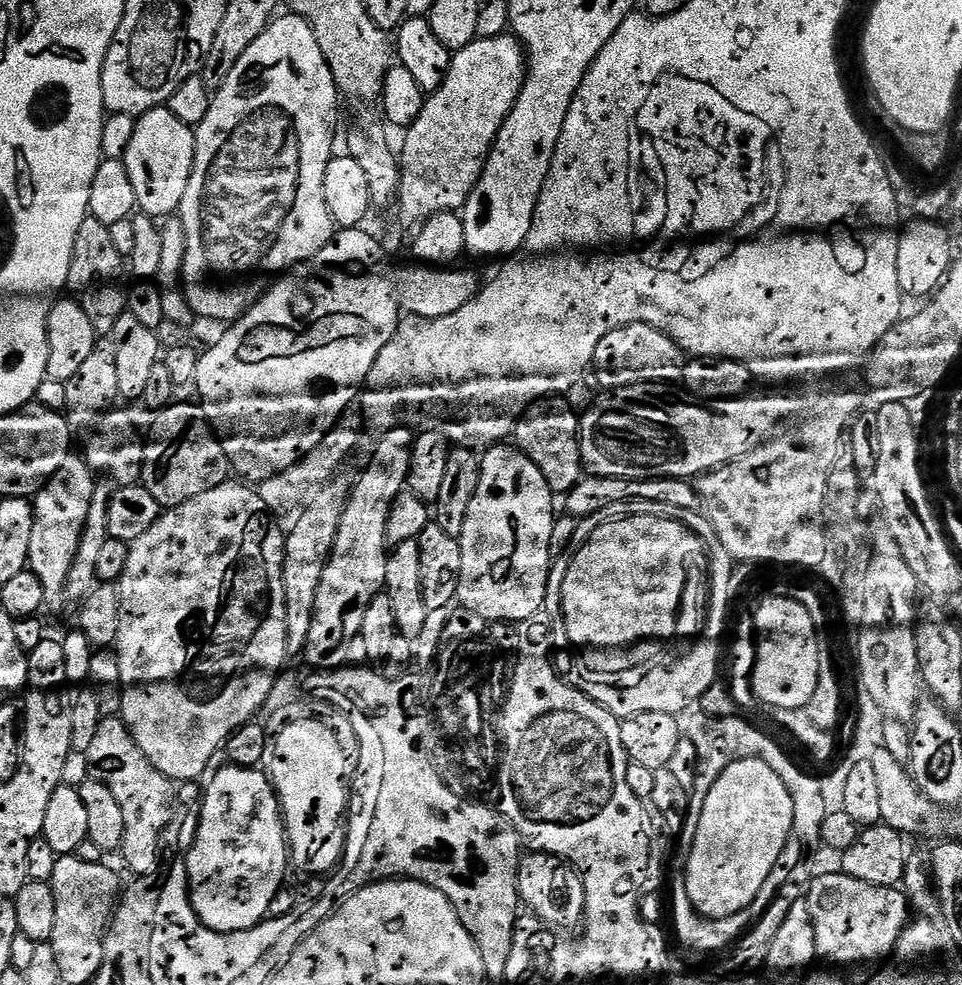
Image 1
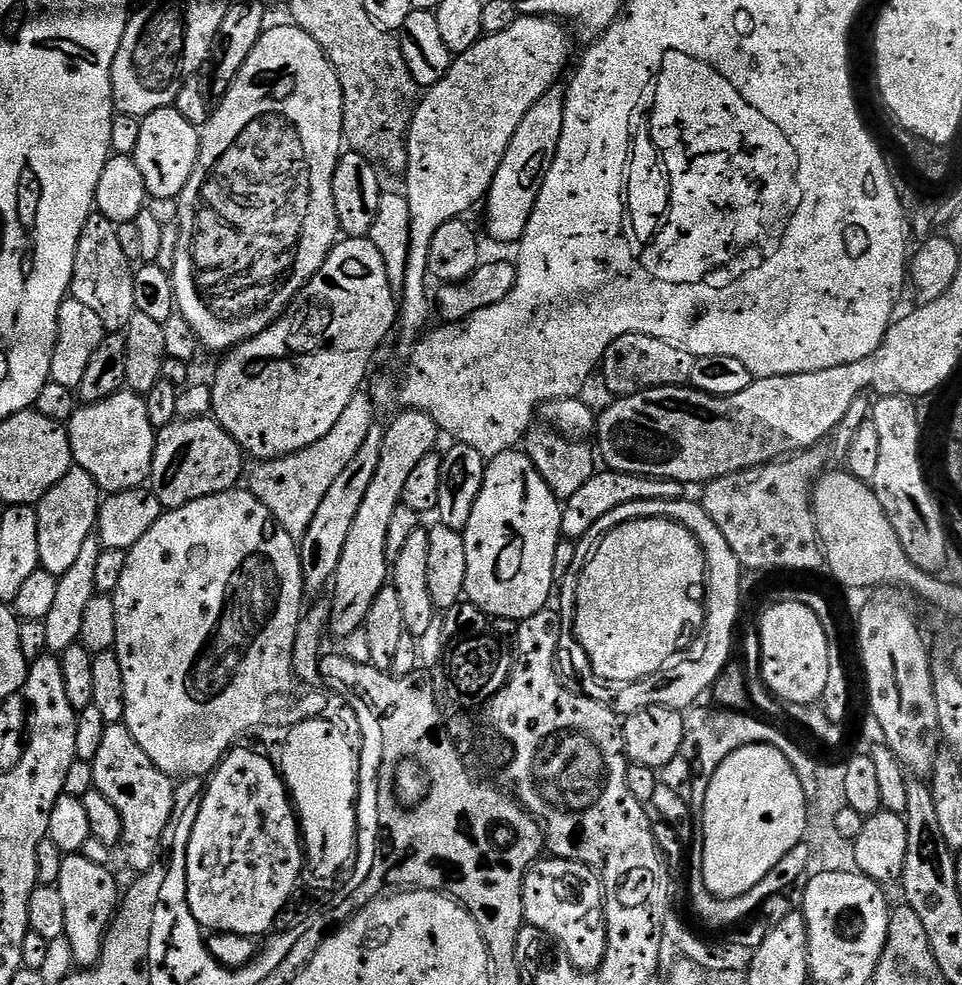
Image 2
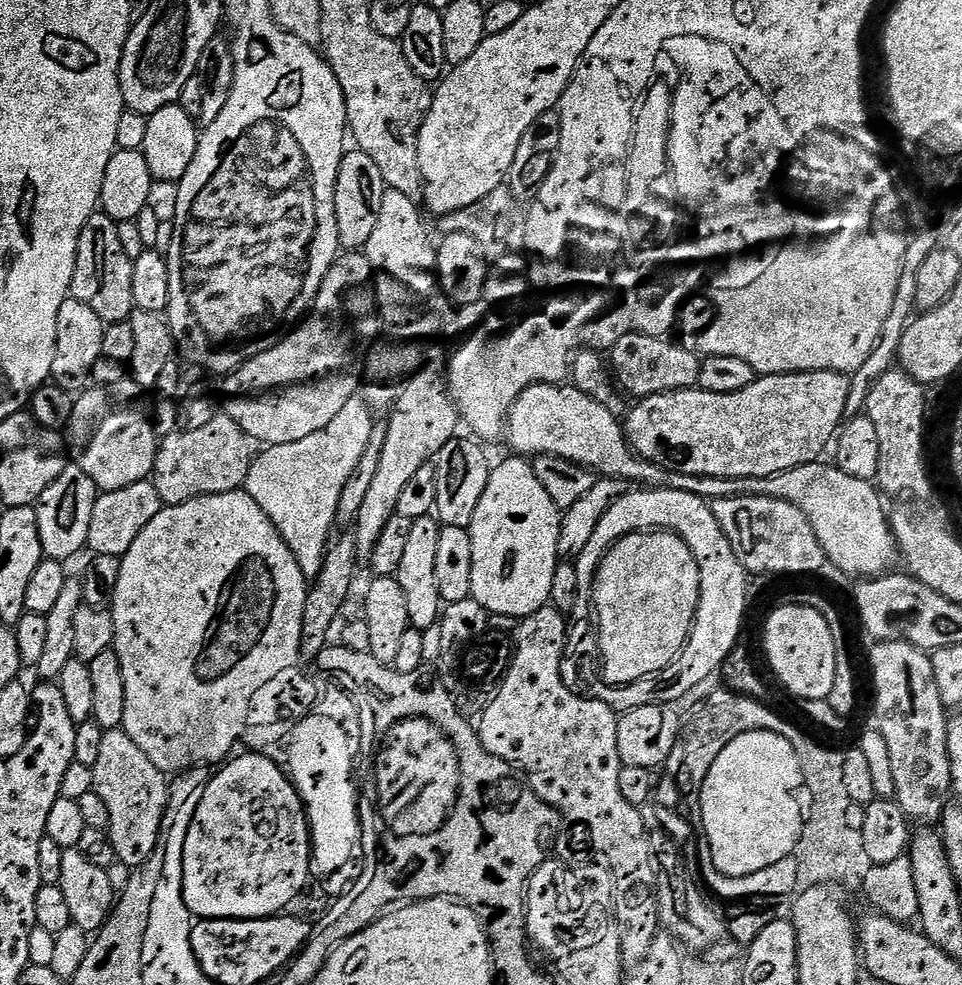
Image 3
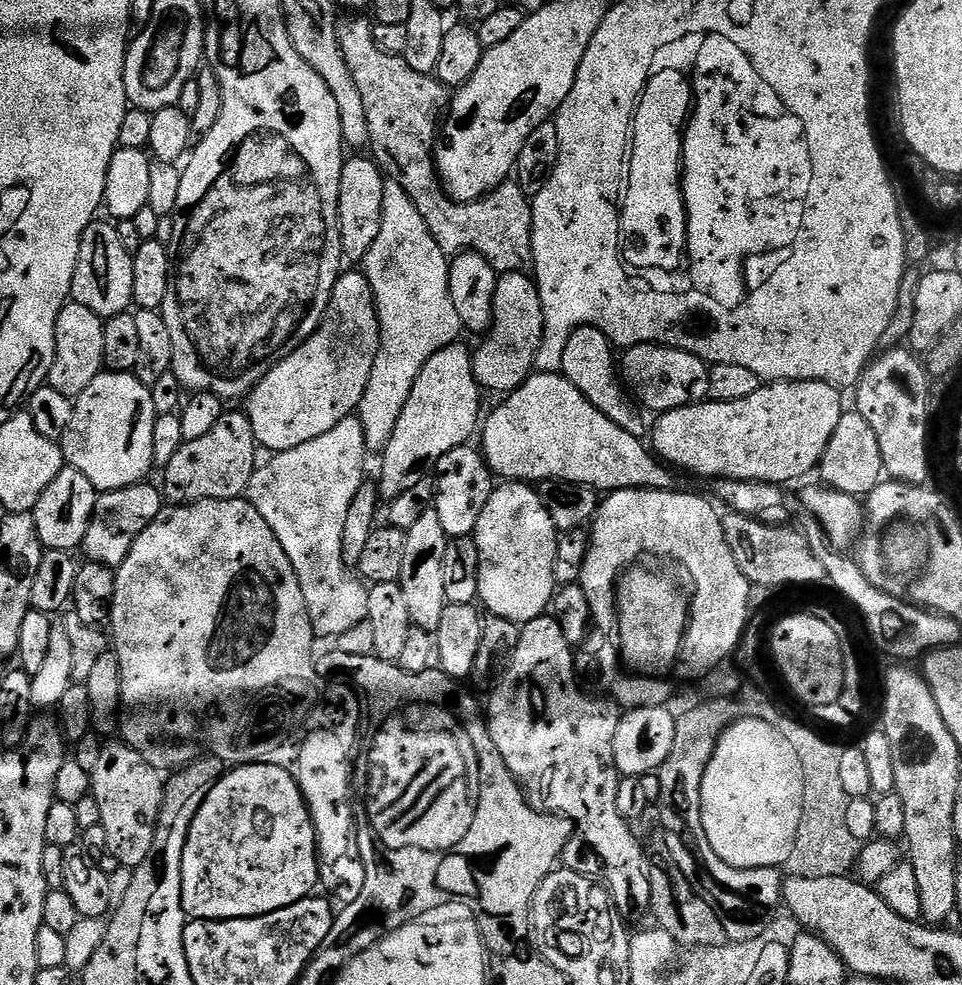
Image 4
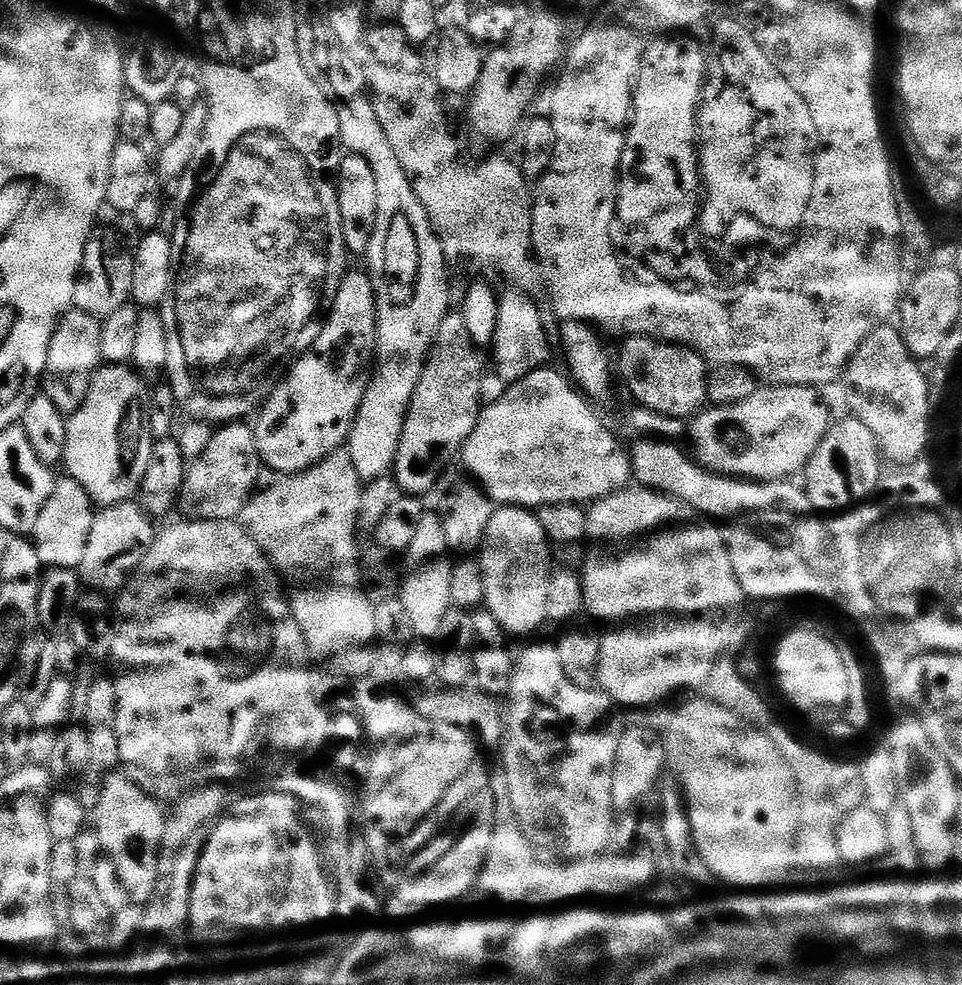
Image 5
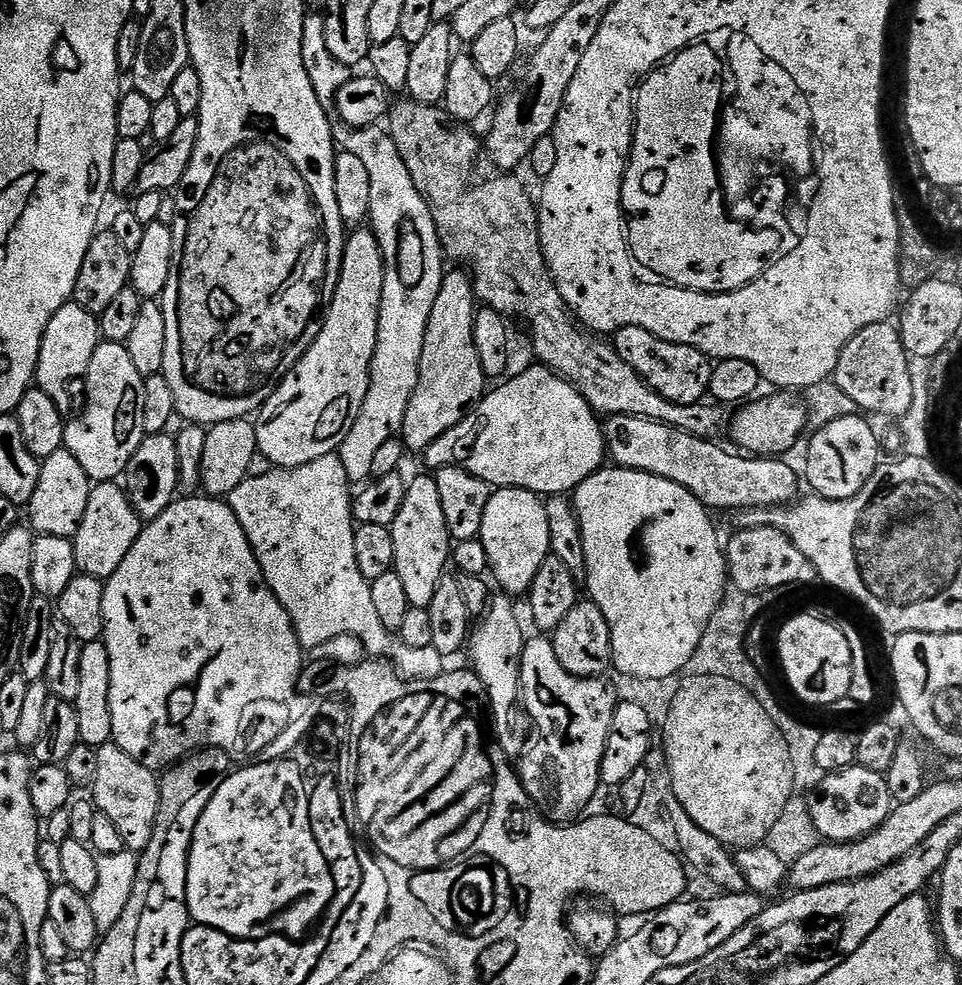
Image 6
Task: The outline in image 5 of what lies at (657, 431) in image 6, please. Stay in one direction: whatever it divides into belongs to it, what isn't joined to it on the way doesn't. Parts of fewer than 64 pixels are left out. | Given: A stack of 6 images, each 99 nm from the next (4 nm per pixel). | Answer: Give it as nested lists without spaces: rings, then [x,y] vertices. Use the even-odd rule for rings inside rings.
[[[640,438],[636,445],[631,445],[632,470],[635,479],[641,485],[663,490],[682,500],[687,500],[699,513],[710,518],[717,518],[725,512],[728,516],[744,516],[747,512],[796,512],[808,504],[808,493],[803,483],[792,478],[777,478],[775,480],[758,480],[733,474],[725,474],[705,466],[699,459],[687,456],[682,449],[668,438]]]

